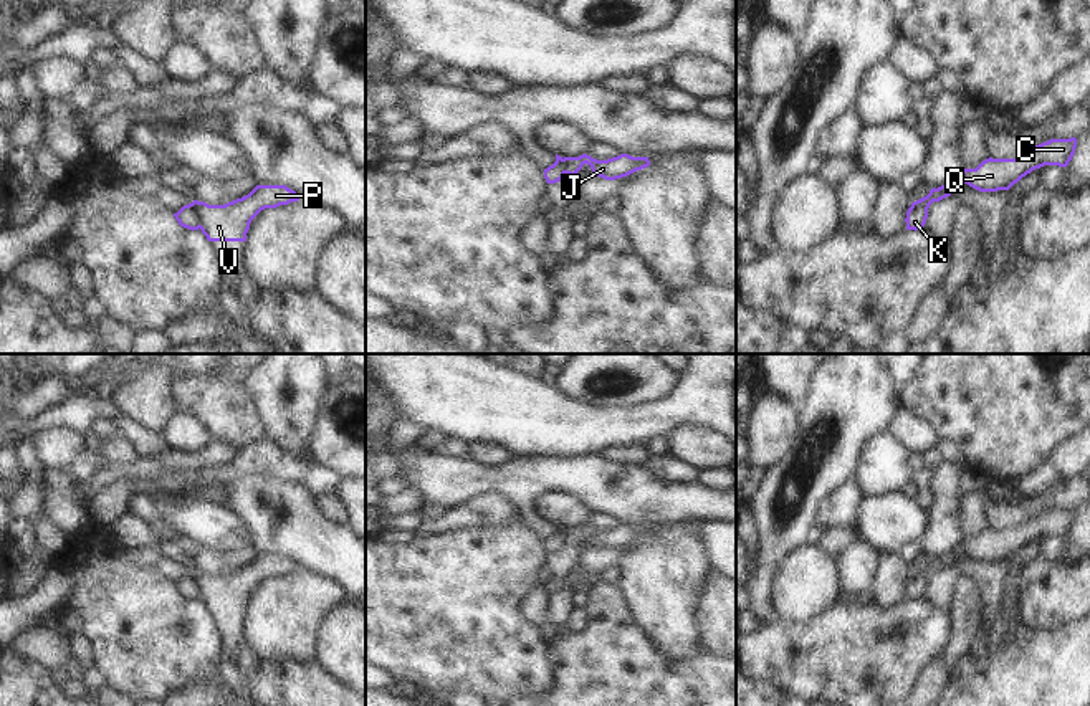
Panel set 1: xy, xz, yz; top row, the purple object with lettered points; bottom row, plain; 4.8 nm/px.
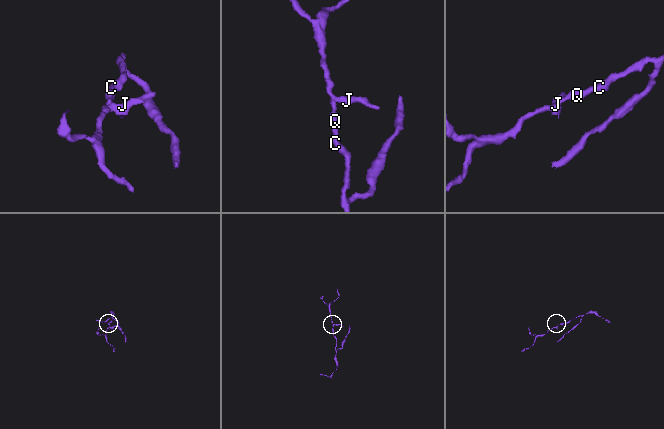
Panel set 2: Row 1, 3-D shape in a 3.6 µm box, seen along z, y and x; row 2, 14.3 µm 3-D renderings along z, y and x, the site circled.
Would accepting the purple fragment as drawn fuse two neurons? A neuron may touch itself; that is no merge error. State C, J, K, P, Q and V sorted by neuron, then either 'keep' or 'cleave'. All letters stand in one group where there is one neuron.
C K Q / J P V; cleave

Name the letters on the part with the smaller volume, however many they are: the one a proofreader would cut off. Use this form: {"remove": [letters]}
{"remove": ["J", "P", "V"]}

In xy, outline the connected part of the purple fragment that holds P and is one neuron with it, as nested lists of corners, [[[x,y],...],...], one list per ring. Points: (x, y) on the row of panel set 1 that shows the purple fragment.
[[[256,185],[248,195],[225,205],[194,200],[192,207],[208,241],[246,241],[250,223],[261,210],[298,200],[299,195],[286,185]]]

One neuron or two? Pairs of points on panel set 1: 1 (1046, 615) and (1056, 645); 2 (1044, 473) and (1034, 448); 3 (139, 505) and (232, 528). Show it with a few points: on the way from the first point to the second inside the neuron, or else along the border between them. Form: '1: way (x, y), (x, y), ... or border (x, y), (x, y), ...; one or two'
1: border (1019, 615), (1026, 624), (1046, 629), (1072, 620); two
2: border (1047, 463), (1006, 481); two
3: way (162, 511), (176, 513), (200, 526), (209, 526); one

